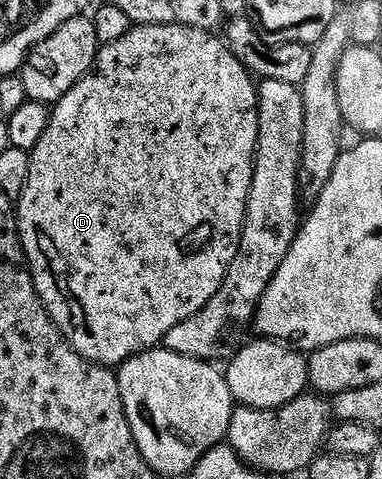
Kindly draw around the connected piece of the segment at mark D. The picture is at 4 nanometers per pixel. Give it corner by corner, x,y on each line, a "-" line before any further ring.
135,25
131,27
123,37
115,42
104,44
100,48
97,56
94,58
95,70
84,72
83,77
60,101
54,102
53,108
49,113
47,128
37,141
35,148
30,150
29,156
31,162
27,171
27,181
23,184
21,192
17,197
17,216
24,220
22,232
22,241
27,248
27,254
31,259
44,257
45,260
51,261
51,266
47,269
47,281
41,279
35,281
35,290
39,292
39,298
47,306
47,313
55,321
56,327
63,333
63,338
68,341
80,355
90,361
96,361
99,365
108,367
118,367
127,360
133,353
138,353
148,347
155,347
166,338
167,333
177,322
184,320
196,313
219,292
220,285
223,284
228,276
227,260
231,257
231,248
236,248
240,240
245,218
247,216
247,196
251,190
251,180
255,170
255,144
259,138
259,95
257,92
256,82
252,74
248,73
245,66
231,54
222,40
215,38
214,32
205,29
194,29
192,25

